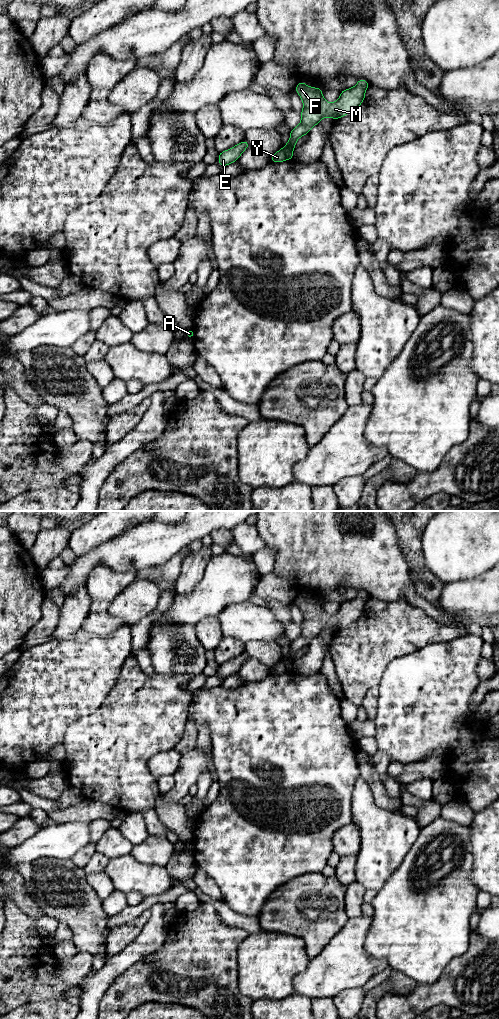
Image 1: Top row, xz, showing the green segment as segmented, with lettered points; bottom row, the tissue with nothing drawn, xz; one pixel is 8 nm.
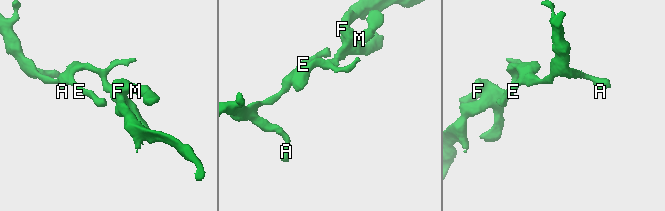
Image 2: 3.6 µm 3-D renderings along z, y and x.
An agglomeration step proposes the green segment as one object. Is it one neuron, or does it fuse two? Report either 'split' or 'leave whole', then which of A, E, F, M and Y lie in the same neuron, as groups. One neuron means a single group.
split; A E Y / F M

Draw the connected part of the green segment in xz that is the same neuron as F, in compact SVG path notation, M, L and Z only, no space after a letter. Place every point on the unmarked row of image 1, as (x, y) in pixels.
M358 591L358 595L354 599L341 603L336 614L329 615L324 611L320 599L309 599L299 593L294 603L300 607L303 613L301 634L297 639L291 641L290 651L284 658L294 661L296 653L303 647L307 647L323 630L330 629L336 632L357 621L365 612L365 604L369 598L366 592Z

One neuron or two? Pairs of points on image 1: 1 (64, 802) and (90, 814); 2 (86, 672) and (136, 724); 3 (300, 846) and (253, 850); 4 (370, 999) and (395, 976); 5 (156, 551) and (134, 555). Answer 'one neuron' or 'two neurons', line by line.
1: two neurons
2: two neurons
3: one neuron
4: one neuron
5: one neuron

